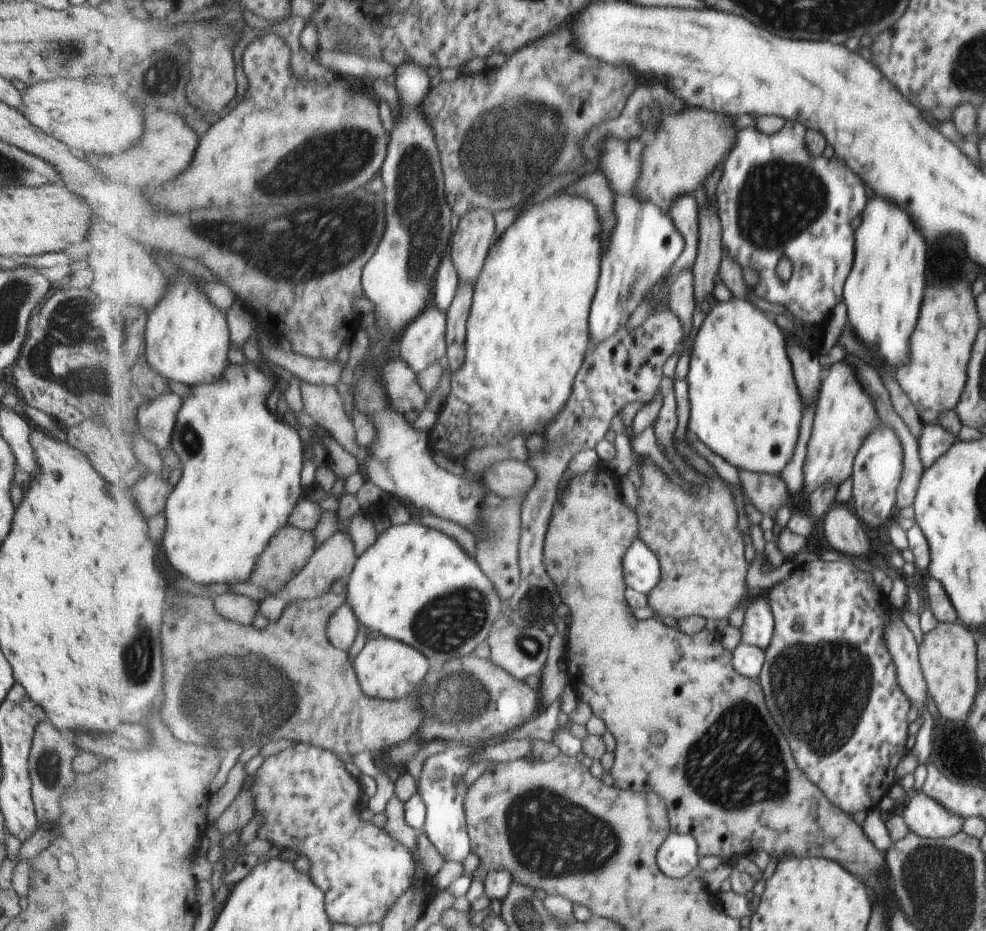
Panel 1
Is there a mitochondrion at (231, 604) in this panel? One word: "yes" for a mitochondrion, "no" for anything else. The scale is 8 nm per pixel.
no

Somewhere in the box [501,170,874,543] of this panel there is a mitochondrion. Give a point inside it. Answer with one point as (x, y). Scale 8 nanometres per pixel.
(639, 272)

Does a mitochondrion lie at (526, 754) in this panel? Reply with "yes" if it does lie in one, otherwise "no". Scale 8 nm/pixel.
no

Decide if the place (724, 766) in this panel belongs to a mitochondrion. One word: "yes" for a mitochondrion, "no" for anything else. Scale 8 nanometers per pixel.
yes

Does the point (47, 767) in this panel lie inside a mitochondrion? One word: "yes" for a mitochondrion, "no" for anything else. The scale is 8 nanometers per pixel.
yes

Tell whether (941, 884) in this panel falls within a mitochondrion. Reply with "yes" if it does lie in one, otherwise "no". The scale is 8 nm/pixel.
yes

